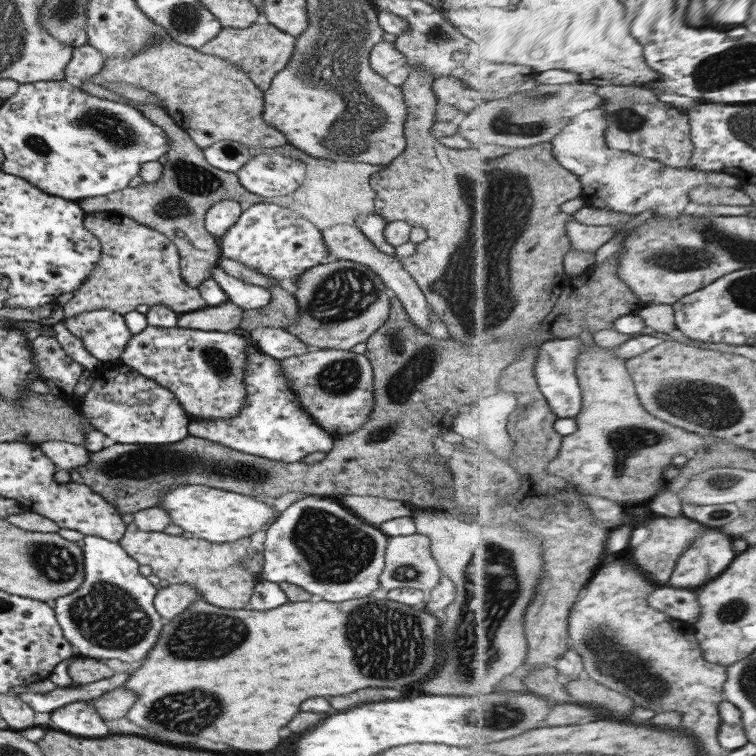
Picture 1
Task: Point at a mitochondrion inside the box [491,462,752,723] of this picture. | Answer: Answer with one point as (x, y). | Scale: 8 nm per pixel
(612, 660)

